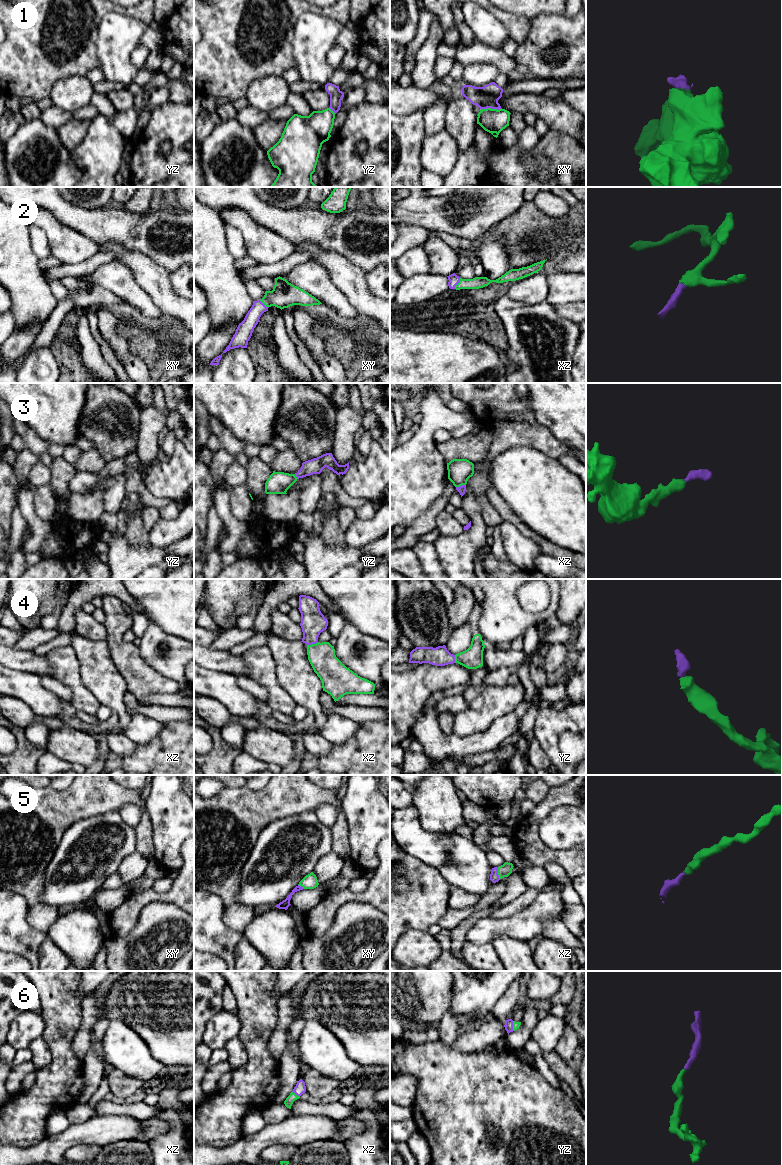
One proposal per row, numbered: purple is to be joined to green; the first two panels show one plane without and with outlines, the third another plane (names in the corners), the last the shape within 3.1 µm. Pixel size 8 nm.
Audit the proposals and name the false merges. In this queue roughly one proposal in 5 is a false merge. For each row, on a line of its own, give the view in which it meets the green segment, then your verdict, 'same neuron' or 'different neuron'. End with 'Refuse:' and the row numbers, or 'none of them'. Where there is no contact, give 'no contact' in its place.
1: meets green in xy; different neuron
2: meets green in xz; same neuron
3: meets green in xz; same neuron
4: meets green in xz; same neuron
5: meets green in xz; same neuron
6: meets green in xz; same neuron
Refuse: 1

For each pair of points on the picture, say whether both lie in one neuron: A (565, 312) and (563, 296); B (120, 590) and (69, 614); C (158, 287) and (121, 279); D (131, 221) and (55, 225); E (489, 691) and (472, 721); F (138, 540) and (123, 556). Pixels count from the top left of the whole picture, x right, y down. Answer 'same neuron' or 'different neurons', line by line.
A: different neurons
B: same neuron
C: different neurons
D: different neurons
E: same neuron
F: different neurons

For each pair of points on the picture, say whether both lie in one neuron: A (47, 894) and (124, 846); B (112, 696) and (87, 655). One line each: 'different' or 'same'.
A: same
B: same

